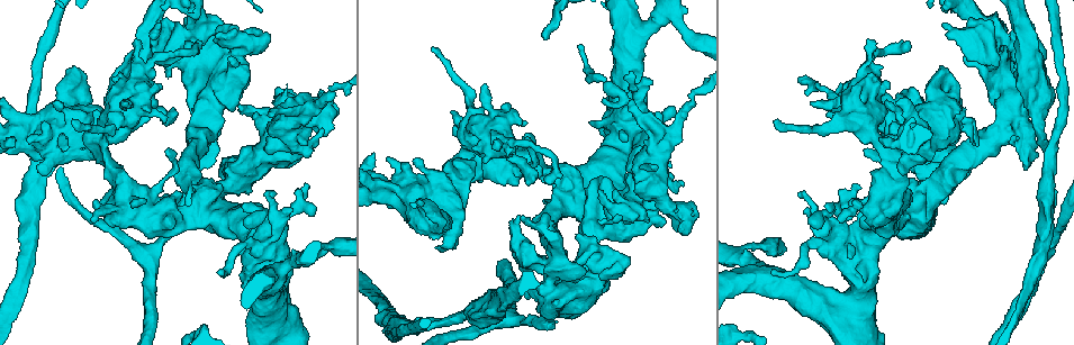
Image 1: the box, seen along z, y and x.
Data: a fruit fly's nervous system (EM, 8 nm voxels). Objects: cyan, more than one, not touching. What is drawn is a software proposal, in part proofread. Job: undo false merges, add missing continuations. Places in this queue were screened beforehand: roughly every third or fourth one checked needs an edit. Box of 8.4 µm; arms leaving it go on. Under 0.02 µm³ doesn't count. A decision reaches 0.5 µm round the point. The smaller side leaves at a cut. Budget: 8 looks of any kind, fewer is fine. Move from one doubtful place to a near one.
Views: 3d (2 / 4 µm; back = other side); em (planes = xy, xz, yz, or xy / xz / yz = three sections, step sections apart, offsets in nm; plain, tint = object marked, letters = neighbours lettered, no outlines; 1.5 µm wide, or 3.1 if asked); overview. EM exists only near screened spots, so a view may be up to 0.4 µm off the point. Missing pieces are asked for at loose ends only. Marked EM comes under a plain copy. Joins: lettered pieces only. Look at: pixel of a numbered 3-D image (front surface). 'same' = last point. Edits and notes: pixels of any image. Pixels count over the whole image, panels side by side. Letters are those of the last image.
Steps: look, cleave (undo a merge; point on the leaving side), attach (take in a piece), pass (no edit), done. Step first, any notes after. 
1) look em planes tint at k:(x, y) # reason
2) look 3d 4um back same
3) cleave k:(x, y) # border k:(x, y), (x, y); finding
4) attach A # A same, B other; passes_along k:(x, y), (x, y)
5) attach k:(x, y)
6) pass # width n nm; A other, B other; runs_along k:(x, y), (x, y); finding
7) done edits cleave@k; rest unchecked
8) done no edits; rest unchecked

look 3d 4um at 1:(17, 128) # abrupt turn

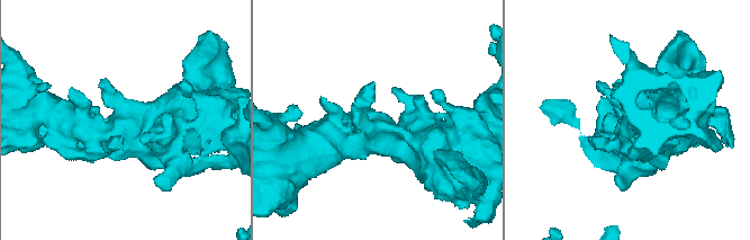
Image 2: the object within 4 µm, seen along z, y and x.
look em planes tint at 2:(382, 127) # shape alone is not enough

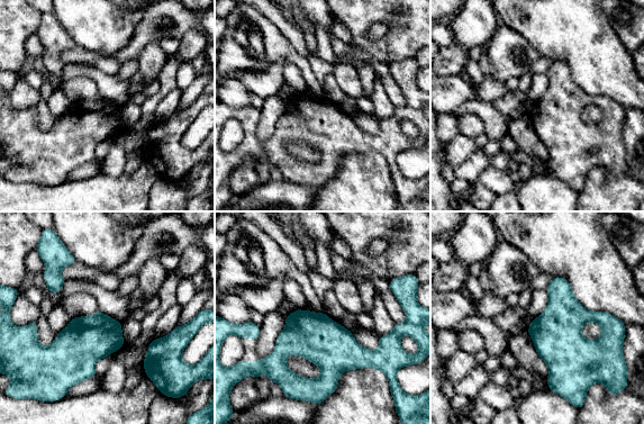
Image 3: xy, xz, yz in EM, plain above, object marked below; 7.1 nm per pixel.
look em planes letters same

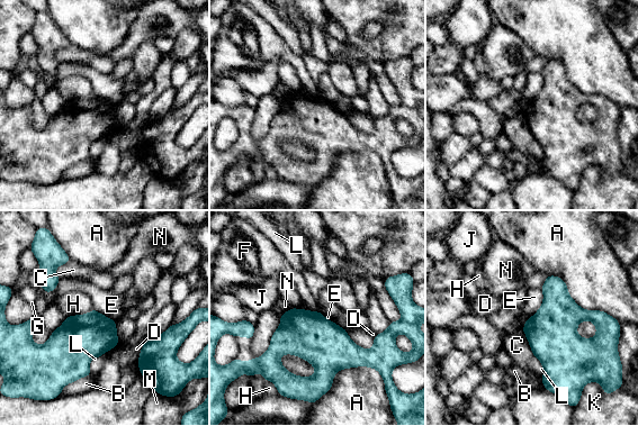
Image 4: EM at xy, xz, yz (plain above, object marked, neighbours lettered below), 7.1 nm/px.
pass # longest_contact A 550 nm; A other, B other, C other, D other, E other, F other, G other, H other, J other, K other, L other, M other, N other; runs_along 4:(385, 338), (370, 353), (281, 346), (253, 364); all the same neuron

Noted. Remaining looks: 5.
look 3d 4um at 1:(455, 226) # touches itself

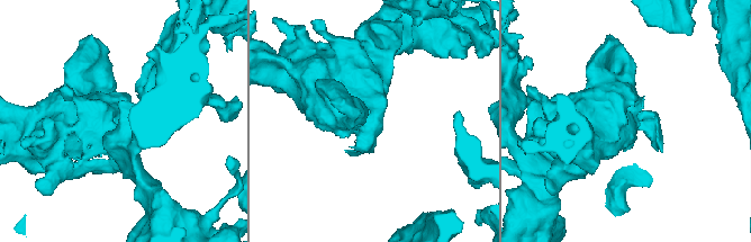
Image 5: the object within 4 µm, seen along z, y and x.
look em planes tint at 5:(368, 122) # now the EM

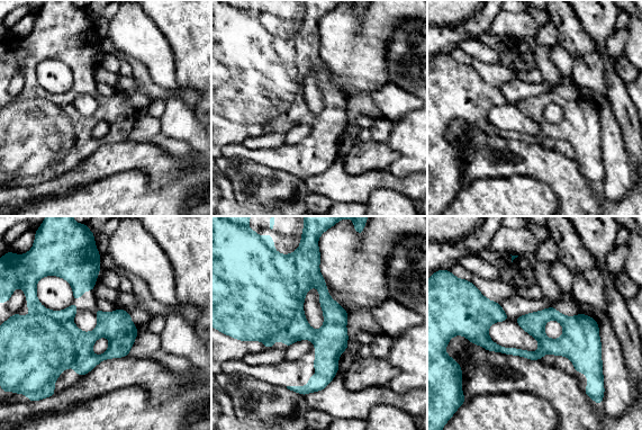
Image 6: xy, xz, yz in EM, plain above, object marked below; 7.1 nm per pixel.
look em planes letters same # see the neighbours

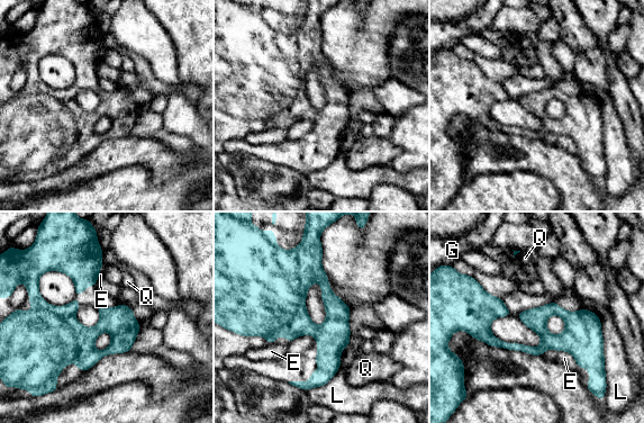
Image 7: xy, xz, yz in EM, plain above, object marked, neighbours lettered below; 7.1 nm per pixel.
pass # E other, G other, L other, Q other; border 7:(599, 318), (605, 360); continuous, no second neuron

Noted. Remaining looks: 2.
look em xy step 8 tint at 1:(236, 48) # a fork

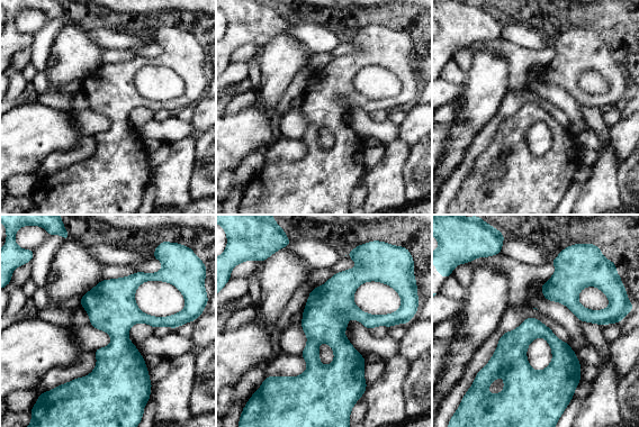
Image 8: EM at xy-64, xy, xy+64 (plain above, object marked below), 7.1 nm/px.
look em planes letters same # another direction

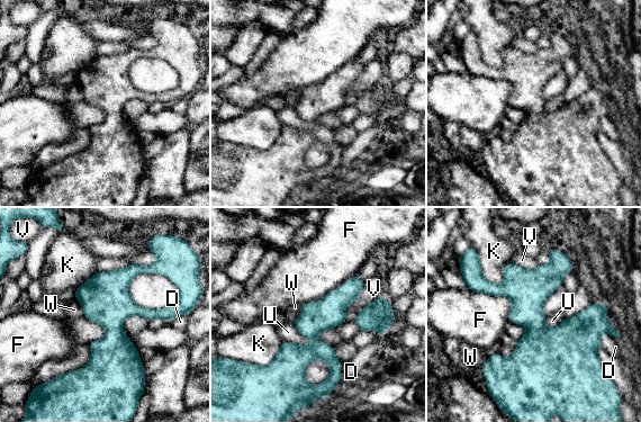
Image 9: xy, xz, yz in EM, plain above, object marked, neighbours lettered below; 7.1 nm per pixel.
pass # D other, F other, K other, U other, V other, W other; border 9:(466, 287), (505, 295), (511, 322); all the same neuron

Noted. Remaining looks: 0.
done no edits; rest unchecked

